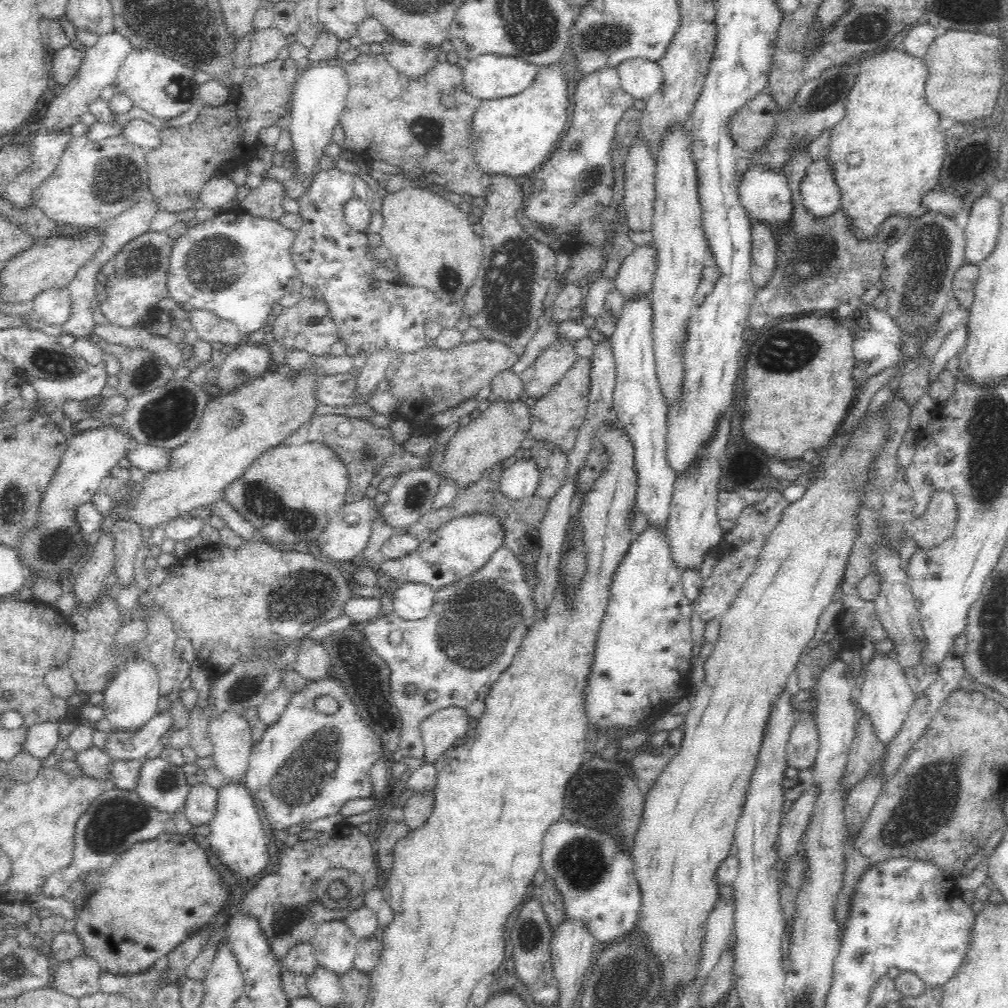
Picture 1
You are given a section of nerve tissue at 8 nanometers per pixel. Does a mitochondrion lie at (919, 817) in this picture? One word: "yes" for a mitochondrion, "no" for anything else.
yes

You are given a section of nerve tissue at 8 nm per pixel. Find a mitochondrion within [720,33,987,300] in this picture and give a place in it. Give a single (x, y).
(827, 93)

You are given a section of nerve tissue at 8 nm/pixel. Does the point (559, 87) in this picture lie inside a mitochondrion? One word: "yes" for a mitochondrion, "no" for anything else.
no

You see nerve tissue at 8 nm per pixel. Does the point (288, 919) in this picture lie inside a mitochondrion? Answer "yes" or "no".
yes

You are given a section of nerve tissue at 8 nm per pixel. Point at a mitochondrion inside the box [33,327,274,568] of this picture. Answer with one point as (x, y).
(171, 411)

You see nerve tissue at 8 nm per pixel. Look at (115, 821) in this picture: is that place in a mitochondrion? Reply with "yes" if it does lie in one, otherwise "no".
yes

